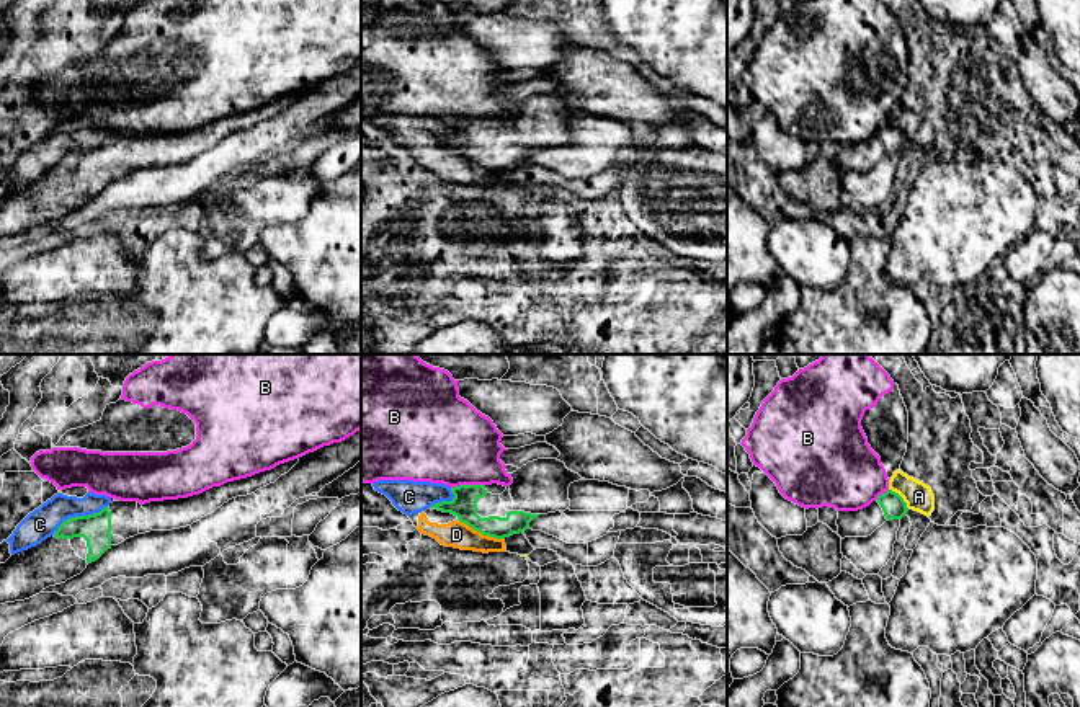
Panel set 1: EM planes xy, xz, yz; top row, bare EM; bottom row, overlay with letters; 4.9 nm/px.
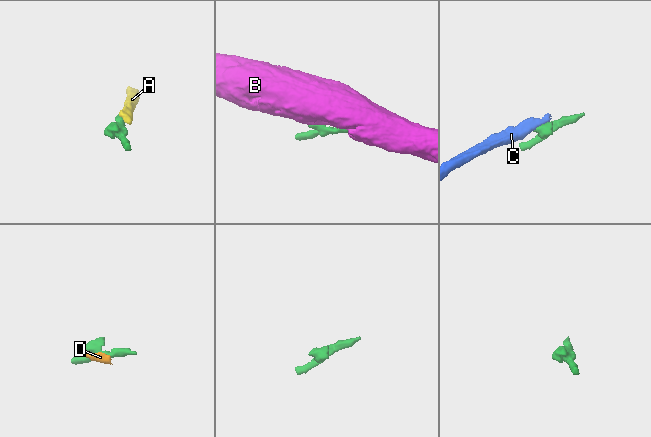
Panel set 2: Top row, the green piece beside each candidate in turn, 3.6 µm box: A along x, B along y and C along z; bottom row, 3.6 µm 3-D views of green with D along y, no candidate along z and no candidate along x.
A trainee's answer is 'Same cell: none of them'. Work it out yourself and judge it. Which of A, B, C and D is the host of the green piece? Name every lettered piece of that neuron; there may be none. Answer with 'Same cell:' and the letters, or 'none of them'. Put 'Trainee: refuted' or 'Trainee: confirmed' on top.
Trainee: confirmed
Same cell: none of them

